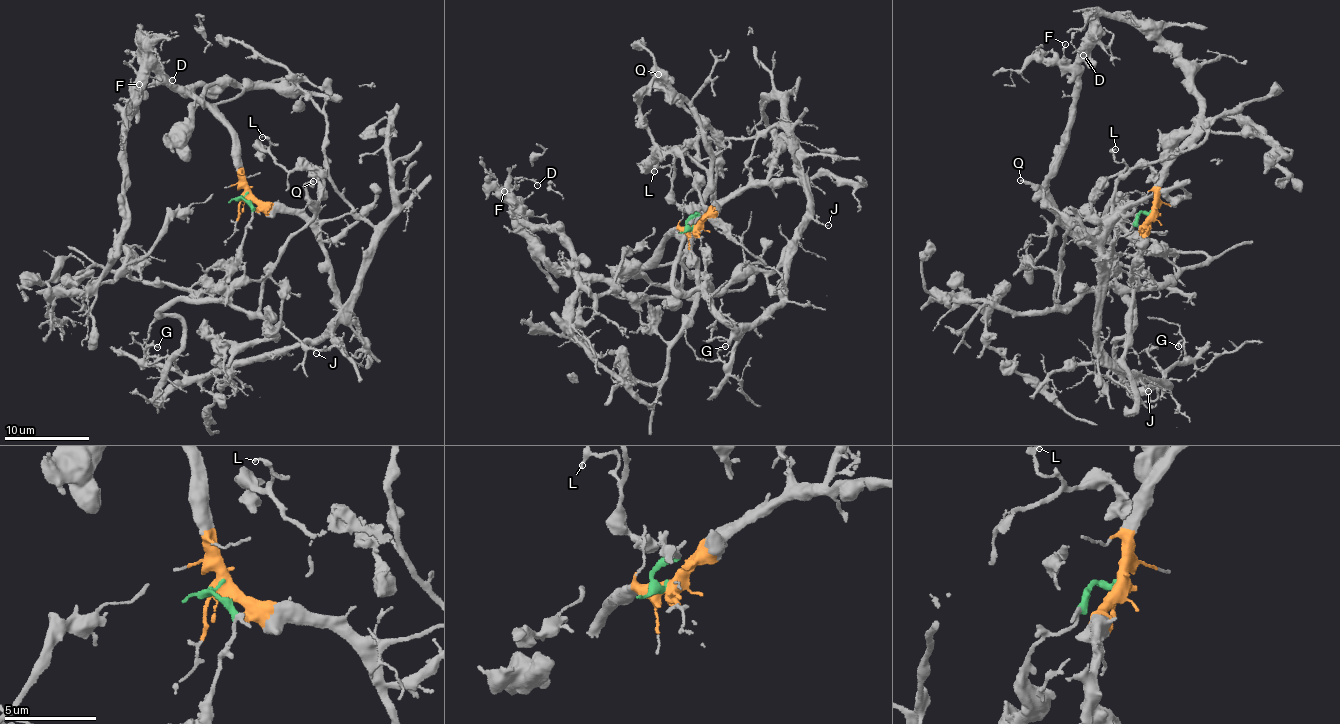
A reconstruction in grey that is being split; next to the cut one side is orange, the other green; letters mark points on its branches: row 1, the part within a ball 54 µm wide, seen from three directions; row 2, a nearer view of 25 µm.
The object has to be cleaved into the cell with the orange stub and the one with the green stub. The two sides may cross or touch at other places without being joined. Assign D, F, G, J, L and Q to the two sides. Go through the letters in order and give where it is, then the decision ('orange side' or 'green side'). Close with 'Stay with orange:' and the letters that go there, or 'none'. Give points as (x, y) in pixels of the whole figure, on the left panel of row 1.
D: place (172, 80); orange side
F: place (139, 84); orange side
G: place (157, 347); green side
J: place (316, 353); green side
L: place (262, 137); green side
Q: place (313, 181); green side
Stay with orange: D, F

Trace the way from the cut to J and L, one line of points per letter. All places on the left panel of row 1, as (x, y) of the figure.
J: (246, 195), (238, 265), (213, 295), (161, 309), (181, 322), (184, 336), (156, 399), (302, 343), (317, 352)
L: (246, 195), (238, 267), (213, 297), (255, 312), (322, 179), (273, 161), (261, 137)

